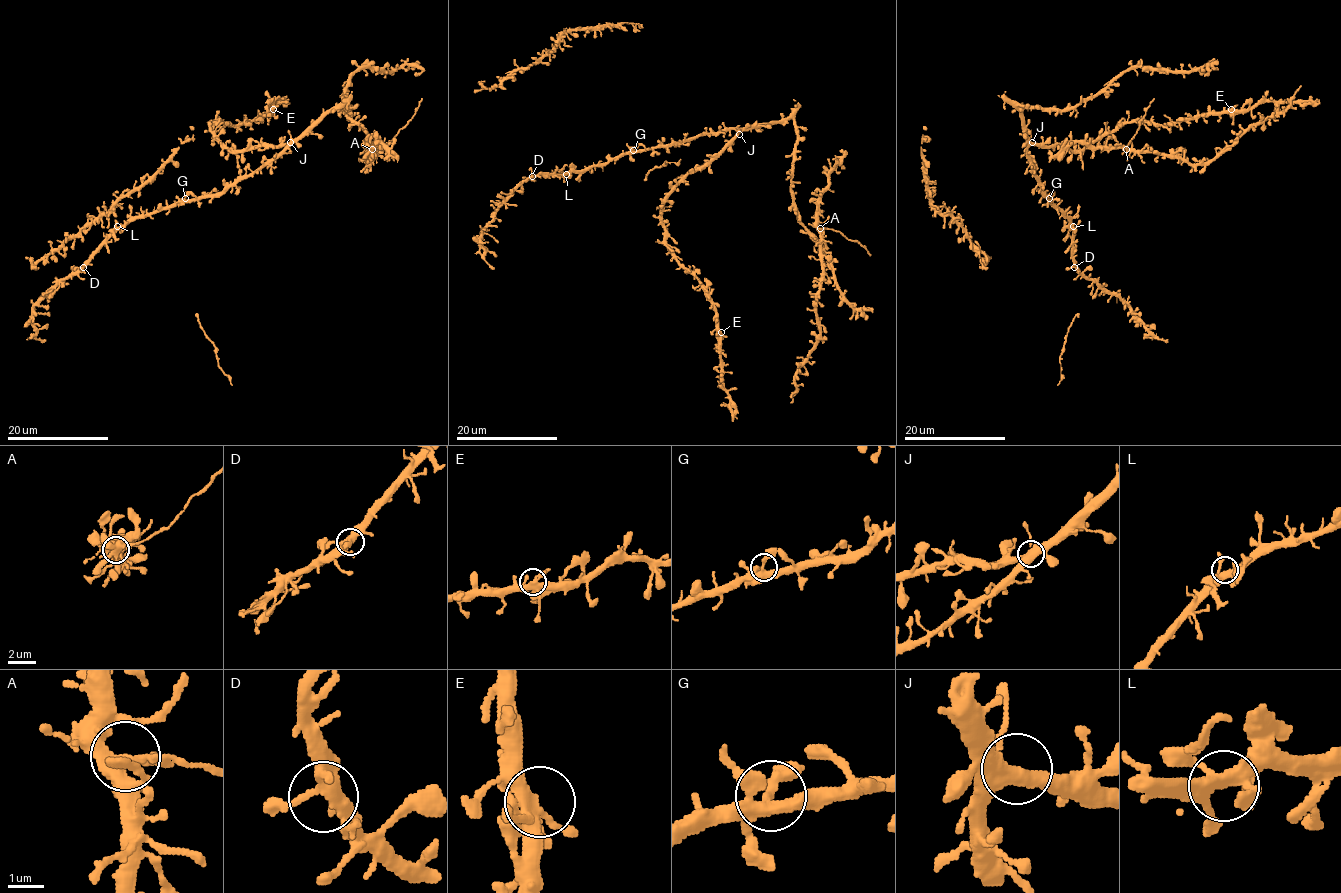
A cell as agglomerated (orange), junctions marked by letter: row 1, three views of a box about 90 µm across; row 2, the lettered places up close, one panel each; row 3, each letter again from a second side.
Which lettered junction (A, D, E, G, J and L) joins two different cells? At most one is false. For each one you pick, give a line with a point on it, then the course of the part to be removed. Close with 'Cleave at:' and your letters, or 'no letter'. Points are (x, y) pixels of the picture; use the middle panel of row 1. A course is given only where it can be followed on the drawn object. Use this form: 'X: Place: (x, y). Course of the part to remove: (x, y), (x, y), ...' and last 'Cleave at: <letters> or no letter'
A: Place: (820, 228). Course of the part to remove: (820, 228), (838, 230), (848, 239), (856, 241), (870, 256)
Cleave at: A

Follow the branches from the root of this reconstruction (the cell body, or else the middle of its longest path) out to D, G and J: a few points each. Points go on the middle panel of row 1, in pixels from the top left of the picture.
D: (686, 139), (669, 146), (626, 153), (581, 171), (532, 176)
G: (686, 139), (669, 146), (633, 150)
J: (686, 139), (731, 129), (739, 134)

